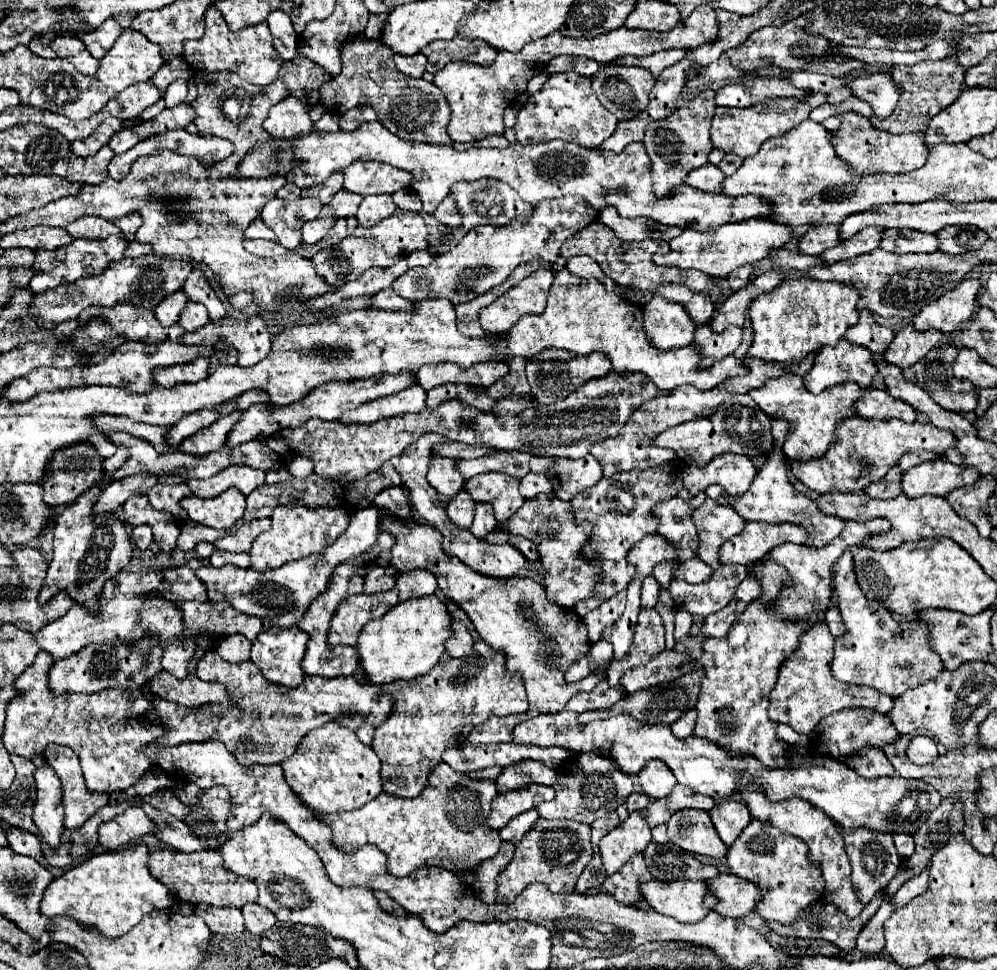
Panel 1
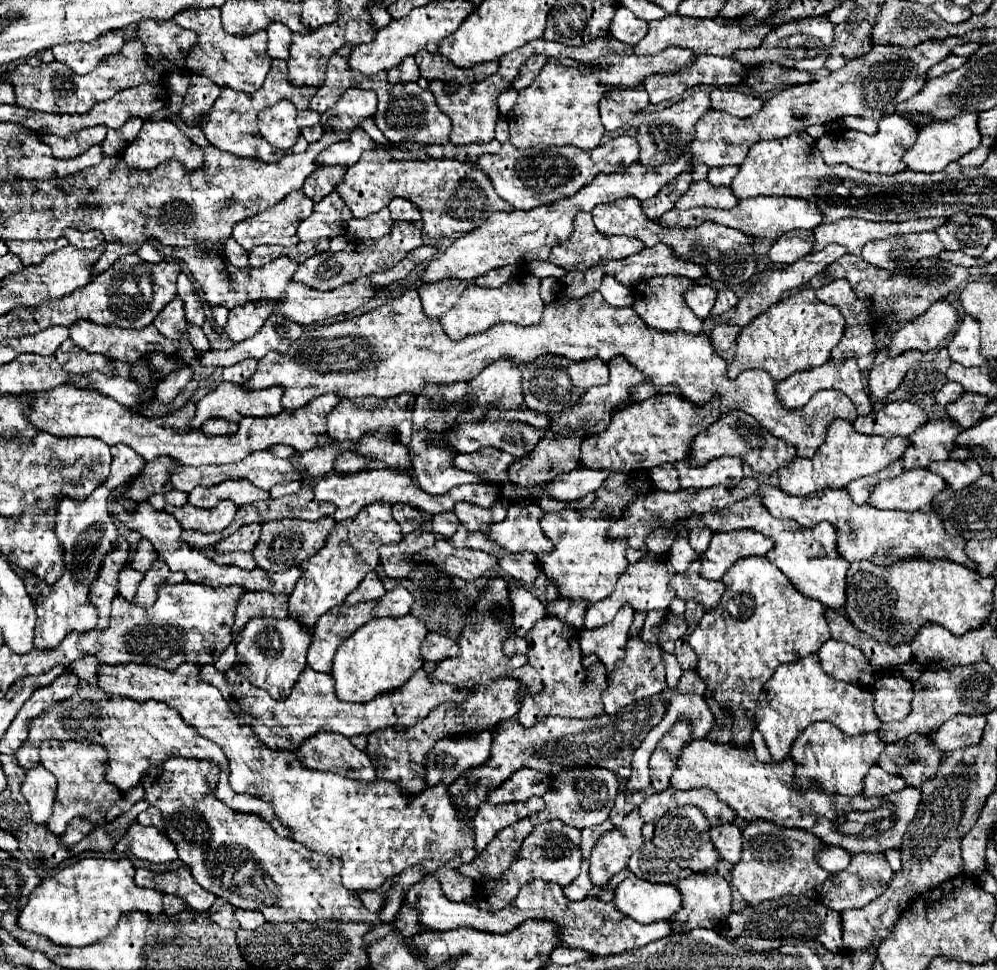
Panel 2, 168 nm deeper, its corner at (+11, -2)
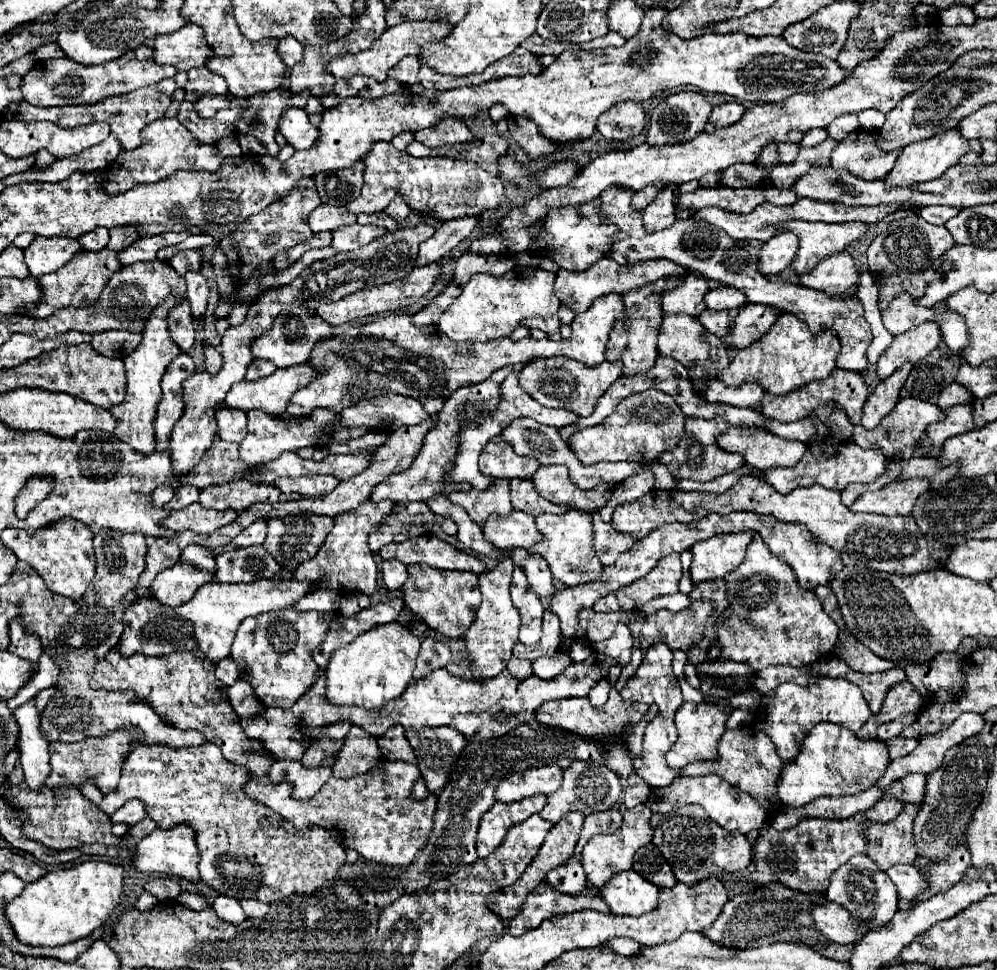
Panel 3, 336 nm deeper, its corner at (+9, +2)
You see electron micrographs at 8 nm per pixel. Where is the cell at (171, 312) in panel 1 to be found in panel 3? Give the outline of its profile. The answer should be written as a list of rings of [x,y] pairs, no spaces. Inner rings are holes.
[[[183,300],[179,308],[173,308],[173,312],[169,312],[169,332],[175,344],[181,348],[181,352],[187,352],[193,346],[195,326],[187,300]]]

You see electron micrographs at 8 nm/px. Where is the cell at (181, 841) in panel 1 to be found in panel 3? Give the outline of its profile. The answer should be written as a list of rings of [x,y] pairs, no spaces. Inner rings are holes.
[[[129,800],[125,806],[121,806],[113,816],[111,816],[111,822],[117,824],[117,822],[125,822],[129,826],[137,824],[139,820],[145,818],[145,806],[139,802],[139,800]]]

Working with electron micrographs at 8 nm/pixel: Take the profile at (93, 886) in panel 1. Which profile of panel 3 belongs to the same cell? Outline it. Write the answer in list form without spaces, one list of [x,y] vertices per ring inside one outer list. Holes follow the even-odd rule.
[[[87,860],[83,864],[77,864],[73,868],[53,870],[45,874],[41,880],[27,884],[23,892],[11,900],[5,906],[5,920],[11,924],[11,930],[15,932],[15,938],[23,944],[31,946],[63,946],[81,938],[87,938],[95,928],[103,926],[105,920],[109,920],[113,908],[123,898],[123,868],[113,866],[101,860]]]

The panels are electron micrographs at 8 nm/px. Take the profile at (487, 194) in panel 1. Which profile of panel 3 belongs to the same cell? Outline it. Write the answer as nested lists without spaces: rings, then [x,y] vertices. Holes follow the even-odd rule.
[[[381,142],[373,146],[373,152],[363,160],[365,162],[365,184],[361,190],[361,196],[357,200],[353,200],[347,210],[353,214],[375,214],[375,212],[383,212],[383,208],[399,194],[411,210],[425,210],[429,208],[429,212],[437,212],[437,216],[441,216],[441,220],[451,220],[457,216],[479,216],[485,210],[493,210],[499,208],[505,200],[505,190],[503,184],[497,176],[481,170],[475,162],[461,162],[461,160],[451,160],[451,158],[413,158],[407,152],[399,152],[393,148],[391,142]]]

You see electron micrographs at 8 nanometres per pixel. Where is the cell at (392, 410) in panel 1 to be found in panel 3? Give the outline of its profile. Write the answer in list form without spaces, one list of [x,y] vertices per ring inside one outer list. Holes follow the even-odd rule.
[[[383,394],[373,400],[361,400],[353,408],[345,408],[339,420],[345,426],[369,426],[379,432],[393,432],[401,426],[417,426],[427,420],[429,414],[419,400]]]

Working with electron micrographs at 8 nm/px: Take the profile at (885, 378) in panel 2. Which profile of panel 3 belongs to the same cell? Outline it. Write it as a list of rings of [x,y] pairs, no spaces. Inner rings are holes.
[[[903,364],[897,372],[893,372],[893,376],[889,376],[889,380],[879,382],[875,392],[869,396],[869,400],[863,406],[861,424],[865,428],[869,430],[877,428],[877,424],[895,408],[895,404],[899,402],[899,390],[907,380],[909,370],[911,370],[911,364]]]

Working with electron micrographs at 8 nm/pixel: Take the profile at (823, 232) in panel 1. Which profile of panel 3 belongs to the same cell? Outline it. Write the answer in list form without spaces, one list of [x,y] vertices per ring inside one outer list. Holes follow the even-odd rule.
[[[777,234],[763,244],[757,268],[763,276],[779,274],[791,264],[795,252],[797,252],[797,238],[789,234]]]

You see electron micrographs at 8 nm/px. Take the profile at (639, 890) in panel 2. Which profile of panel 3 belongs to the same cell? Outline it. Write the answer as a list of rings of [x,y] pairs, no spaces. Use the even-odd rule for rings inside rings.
[[[625,870],[613,874],[611,880],[601,886],[599,896],[605,900],[611,914],[641,916],[657,906],[659,890],[635,870]]]

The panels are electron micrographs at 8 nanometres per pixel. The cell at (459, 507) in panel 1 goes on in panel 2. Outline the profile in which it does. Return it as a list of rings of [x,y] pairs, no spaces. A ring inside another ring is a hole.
[[[453,510],[435,514],[433,520],[431,520],[431,524],[433,524],[433,532],[441,534],[443,538],[451,538],[457,532],[457,528],[459,528],[459,520],[457,520],[457,516],[455,516]]]

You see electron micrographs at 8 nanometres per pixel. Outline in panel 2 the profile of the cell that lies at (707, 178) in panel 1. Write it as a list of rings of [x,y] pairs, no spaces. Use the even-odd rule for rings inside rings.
[[[707,180],[693,182],[689,190],[677,202],[677,208],[711,206],[711,208],[731,208],[737,204],[735,194],[727,186],[713,186]]]

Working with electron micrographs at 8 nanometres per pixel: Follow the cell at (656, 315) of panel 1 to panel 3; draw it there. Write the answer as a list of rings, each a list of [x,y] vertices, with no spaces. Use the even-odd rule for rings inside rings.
[[[687,274],[681,286],[663,294],[663,312],[685,312],[689,316],[699,316],[707,308],[703,302],[707,292],[709,284],[703,276]]]

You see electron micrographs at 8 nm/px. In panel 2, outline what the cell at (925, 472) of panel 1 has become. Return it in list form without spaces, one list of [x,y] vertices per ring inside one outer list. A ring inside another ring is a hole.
[[[927,468],[909,470],[897,478],[881,480],[873,488],[869,504],[883,510],[887,508],[907,510],[907,512],[925,510],[929,508],[933,496],[945,488],[947,488],[947,482],[939,474]]]

